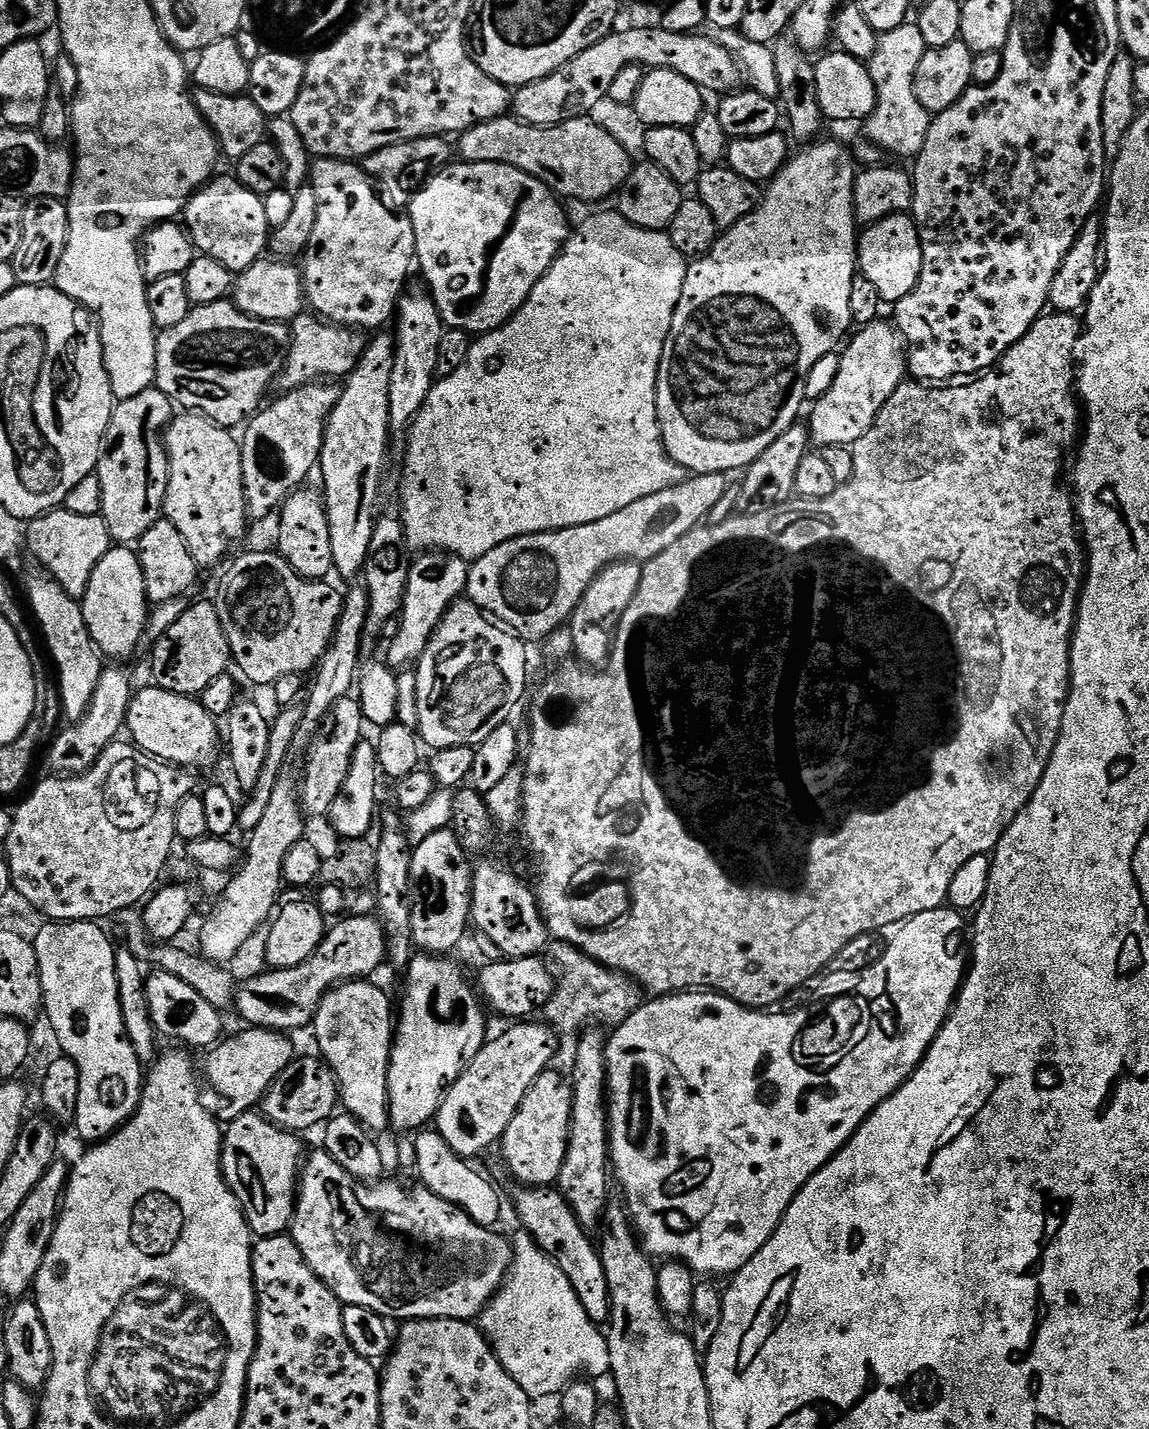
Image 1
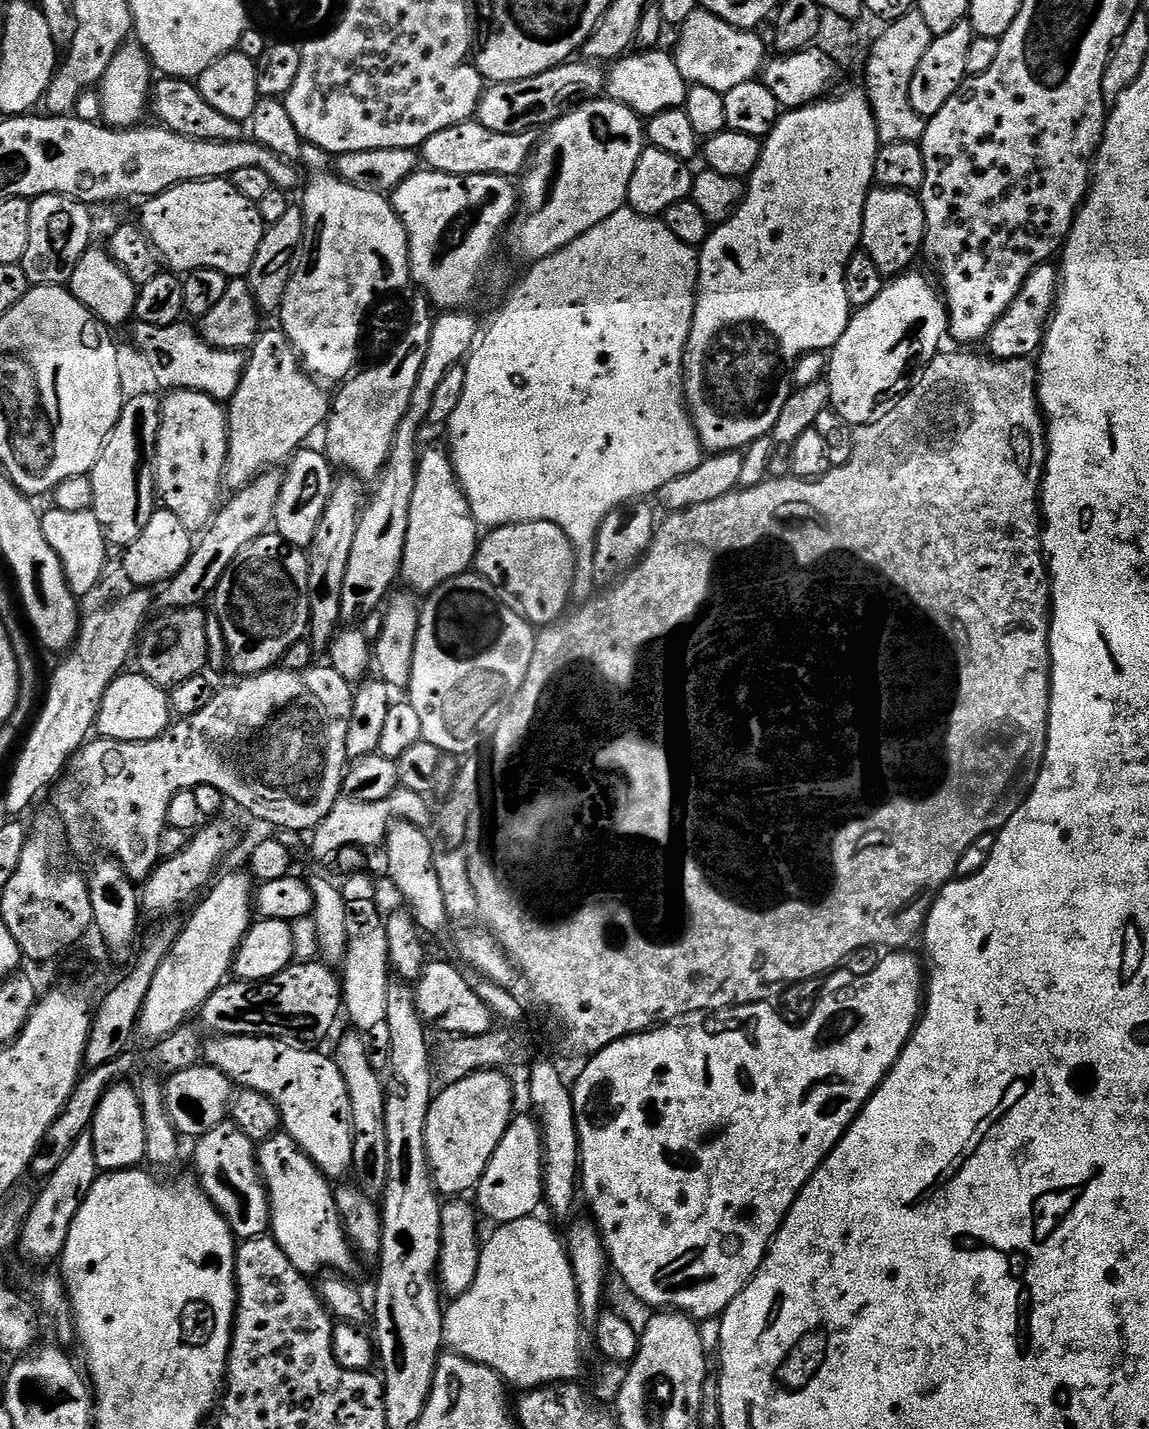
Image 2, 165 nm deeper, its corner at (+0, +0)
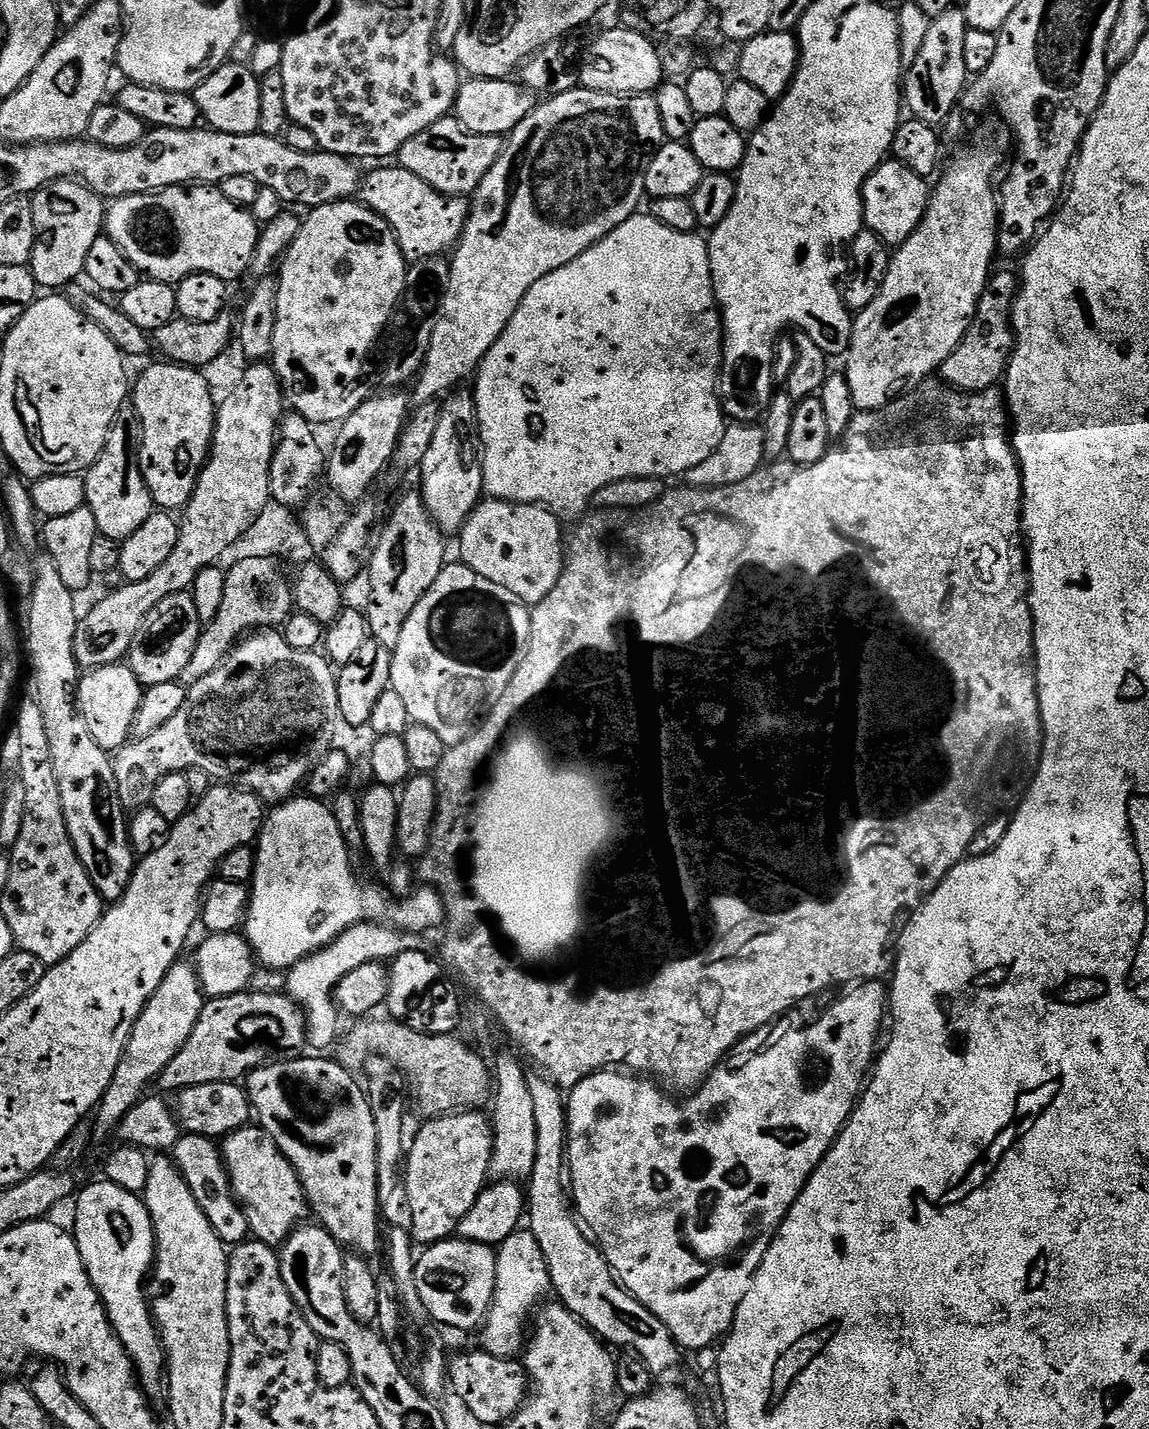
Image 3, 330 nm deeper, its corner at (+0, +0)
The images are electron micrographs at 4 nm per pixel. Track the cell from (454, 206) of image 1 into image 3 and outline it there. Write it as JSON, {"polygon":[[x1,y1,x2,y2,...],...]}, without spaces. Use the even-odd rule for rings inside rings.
{"polygon":[[376,166,372,173,360,182,359,203,374,210,392,228,392,233,400,243,404,259,415,262,425,258,436,258,451,249,459,241,468,225,470,204,462,196,444,196,434,186,422,182,418,174,393,166]]}

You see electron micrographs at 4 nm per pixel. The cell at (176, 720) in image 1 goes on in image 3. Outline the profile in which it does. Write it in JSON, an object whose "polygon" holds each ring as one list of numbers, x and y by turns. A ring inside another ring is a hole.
{"polygon":[[124,662,93,668,81,675,76,700,80,704,82,718,86,718,86,726,90,734,94,734,94,742,98,742,98,746,115,750,129,743,132,723,144,694,145,689]]}

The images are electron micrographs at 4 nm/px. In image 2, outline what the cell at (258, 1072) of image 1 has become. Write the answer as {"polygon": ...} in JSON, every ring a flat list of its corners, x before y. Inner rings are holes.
{"polygon":[[197,1062,190,1068,171,1073,167,1080,163,1089,165,1114,178,1137,199,1138,225,1123,226,1109,234,1096,234,1085,217,1068]]}

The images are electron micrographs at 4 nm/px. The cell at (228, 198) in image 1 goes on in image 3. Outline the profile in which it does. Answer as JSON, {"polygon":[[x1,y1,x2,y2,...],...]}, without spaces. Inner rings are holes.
{"polygon":[[189,184,179,188,163,188,161,192,147,192,146,194,134,194,133,196,120,196,118,199,111,201,106,208,106,234,118,246,118,250,122,250,122,254,126,254,126,258,130,258,130,262,149,280,161,280,167,284,179,282,188,276,193,276,199,272,206,274,214,274,218,278,222,278,225,282,233,282,239,278,243,272,247,273,252,266,252,259,256,253,256,247,260,241,261,225,256,223,256,219,252,217,251,211,246,208,239,208,234,202,230,202,230,198,226,198,226,194,220,192,219,187,211,184]]}

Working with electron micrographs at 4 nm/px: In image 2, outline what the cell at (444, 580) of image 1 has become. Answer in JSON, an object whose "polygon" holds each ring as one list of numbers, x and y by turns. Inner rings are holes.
{"polygon":[[443,447,428,448,425,452,423,449,418,456,414,498,410,502,402,580,413,588,413,593,427,594,442,586,442,582,465,575,476,558,476,532,478,525,472,519,468,499,456,480,451,456]]}

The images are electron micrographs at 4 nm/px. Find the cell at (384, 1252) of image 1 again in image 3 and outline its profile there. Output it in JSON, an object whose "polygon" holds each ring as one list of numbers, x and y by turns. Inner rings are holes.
{"polygon":[[259,1126,240,1128,223,1137,222,1155,228,1170,228,1181,232,1184,232,1194,248,1219,249,1233,263,1244,283,1245,303,1221,300,1219,310,1212,308,1197,294,1166,270,1139,268,1131]]}

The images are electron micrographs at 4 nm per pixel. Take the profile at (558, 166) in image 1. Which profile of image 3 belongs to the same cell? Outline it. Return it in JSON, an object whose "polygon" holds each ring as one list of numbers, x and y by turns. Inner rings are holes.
{"polygon":[[455,115,443,116,434,126,426,126,422,134,414,134,398,154,399,167,418,174,422,182,434,186,444,196,471,197,476,187,490,174,490,166,498,162,502,154,505,137,494,134,474,134,466,130]]}

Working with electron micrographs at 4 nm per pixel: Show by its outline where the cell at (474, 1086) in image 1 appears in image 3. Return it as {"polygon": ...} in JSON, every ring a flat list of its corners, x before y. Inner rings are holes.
{"polygon":[[461,1110,429,1119,420,1128,416,1141,411,1141,402,1169,402,1191,408,1195,408,1212,412,1215,410,1232,420,1246,447,1240,459,1229,462,1218,474,1206,486,1187,484,1179,492,1167,492,1126,489,1117,480,1110]]}

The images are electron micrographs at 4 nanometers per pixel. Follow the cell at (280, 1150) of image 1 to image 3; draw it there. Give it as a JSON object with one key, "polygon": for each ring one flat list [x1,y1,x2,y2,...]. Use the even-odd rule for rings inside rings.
{"polygon":[[181,1135,179,1142,170,1149,182,1178,186,1178,186,1186,194,1190,194,1198,198,1198,198,1206,210,1218,214,1230,224,1239,225,1245,235,1246,249,1239,248,1219,244,1217,244,1209,240,1207,232,1194,232,1184,228,1181,228,1170,224,1166,221,1149,216,1148,207,1136]]}

